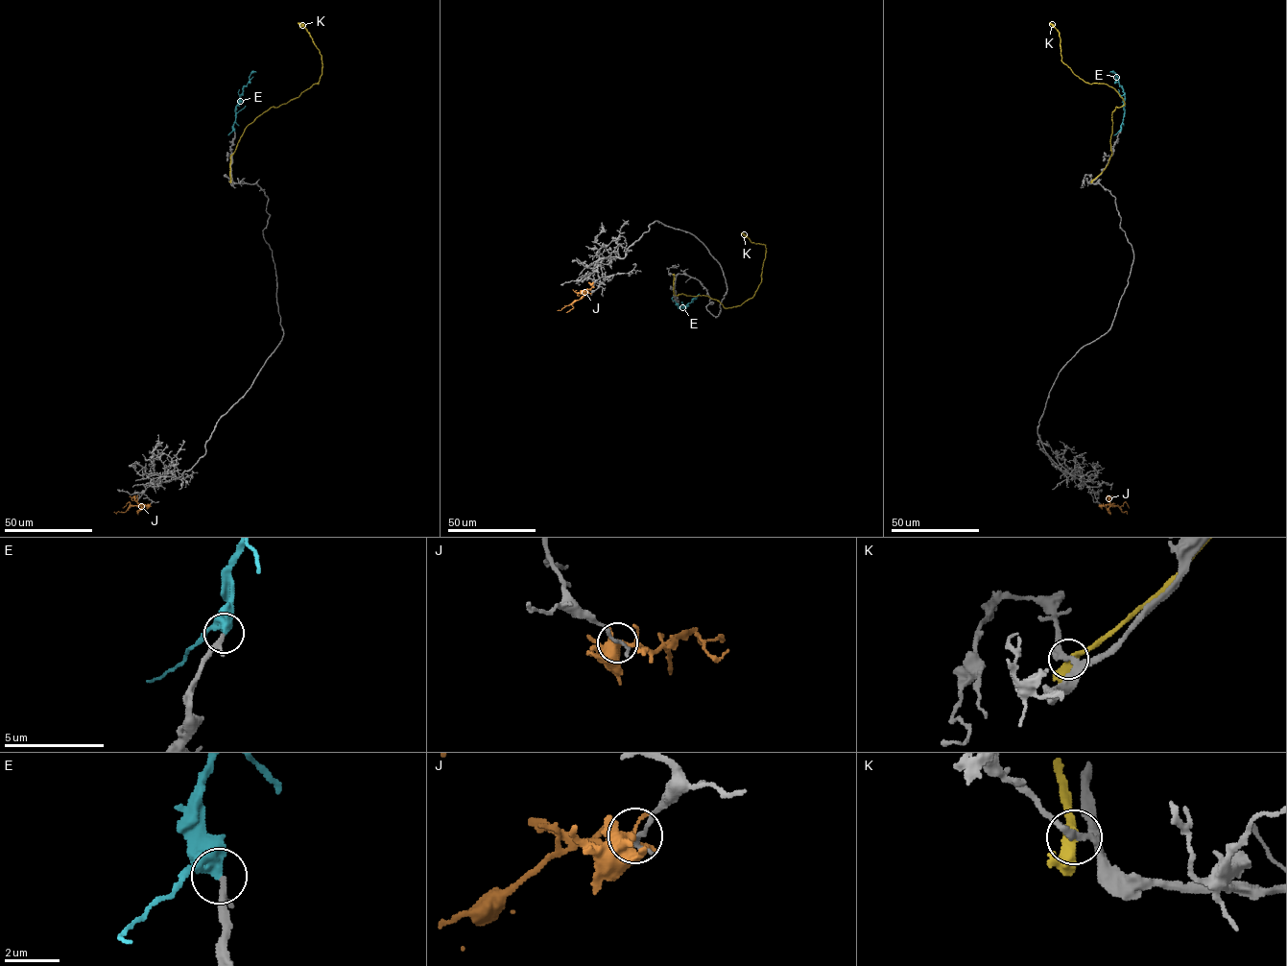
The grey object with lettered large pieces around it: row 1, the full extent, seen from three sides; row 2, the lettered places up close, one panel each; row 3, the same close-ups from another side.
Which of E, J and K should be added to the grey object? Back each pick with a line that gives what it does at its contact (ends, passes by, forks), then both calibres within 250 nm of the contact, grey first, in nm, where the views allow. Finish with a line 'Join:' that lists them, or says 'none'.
E: it passes by; 240 nm thick on the grey side, 380 nm on the other
Join: E

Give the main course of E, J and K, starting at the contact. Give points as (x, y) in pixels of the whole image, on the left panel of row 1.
E: (234, 131), (236, 106), (250, 74), (255, 72)
J: (150, 505), (131, 505), (125, 512), (114, 512)
K: (231, 180), (230, 156), (244, 130), (272, 107), (287, 103), (319, 83), (321, 55), (308, 32), (297, 23)

